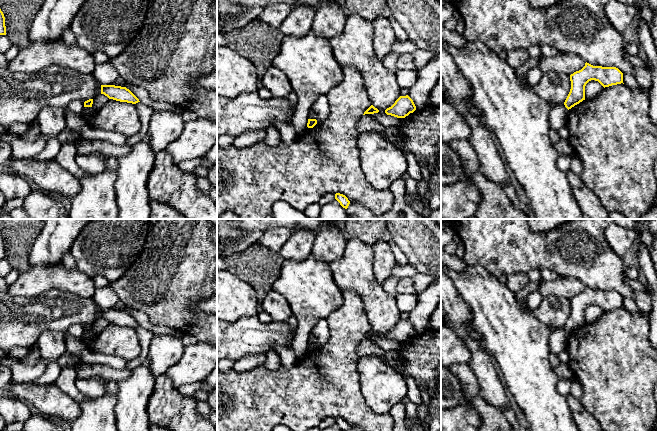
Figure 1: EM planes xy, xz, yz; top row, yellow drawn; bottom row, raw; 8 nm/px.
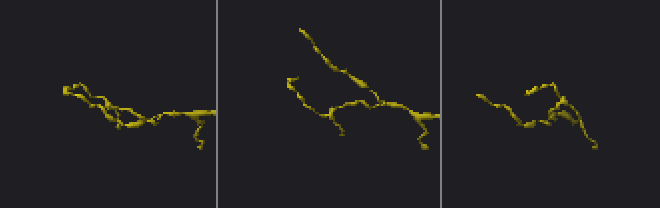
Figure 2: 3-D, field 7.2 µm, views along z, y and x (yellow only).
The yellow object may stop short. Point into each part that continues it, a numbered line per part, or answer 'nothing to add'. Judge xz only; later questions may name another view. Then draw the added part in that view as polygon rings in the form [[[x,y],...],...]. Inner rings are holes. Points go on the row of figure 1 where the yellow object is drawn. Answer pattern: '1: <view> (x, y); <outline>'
nothing to add

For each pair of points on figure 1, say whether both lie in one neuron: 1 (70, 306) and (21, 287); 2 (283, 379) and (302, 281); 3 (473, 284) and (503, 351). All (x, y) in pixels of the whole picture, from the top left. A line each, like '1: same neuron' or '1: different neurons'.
1: different neurons
2: different neurons
3: same neuron

